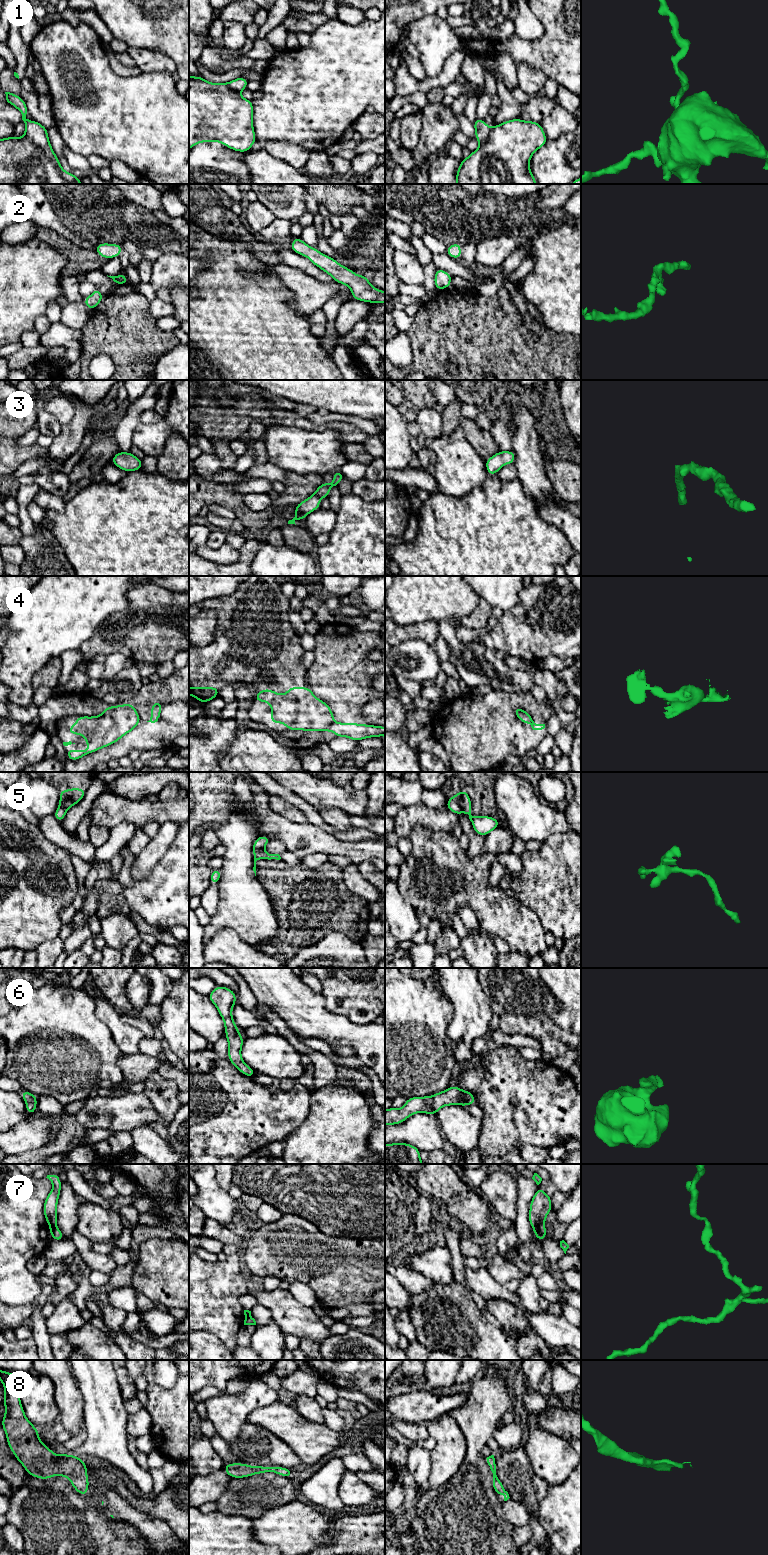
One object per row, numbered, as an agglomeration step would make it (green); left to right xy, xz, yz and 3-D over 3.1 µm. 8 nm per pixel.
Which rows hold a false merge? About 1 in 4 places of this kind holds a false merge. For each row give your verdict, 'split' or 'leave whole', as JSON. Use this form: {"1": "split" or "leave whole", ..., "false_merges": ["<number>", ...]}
{"1": "split", "2": "leave whole", "3": "leave whole", "4": "split", "5": "split", "6": "leave whole", "7": "split", "8": "leave whole", "false_merges": ["1", "4", "5", "7"]}

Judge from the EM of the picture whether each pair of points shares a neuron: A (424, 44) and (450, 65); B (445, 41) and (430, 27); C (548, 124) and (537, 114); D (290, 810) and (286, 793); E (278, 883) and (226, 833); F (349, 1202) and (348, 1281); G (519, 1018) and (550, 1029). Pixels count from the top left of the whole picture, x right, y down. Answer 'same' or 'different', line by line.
A: different
B: same
C: different
D: different
E: different
F: different
G: same

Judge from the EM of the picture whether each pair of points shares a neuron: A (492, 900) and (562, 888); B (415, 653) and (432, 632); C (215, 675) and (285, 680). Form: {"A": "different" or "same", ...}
{"A": "different", "B": "different", "C": "same"}

